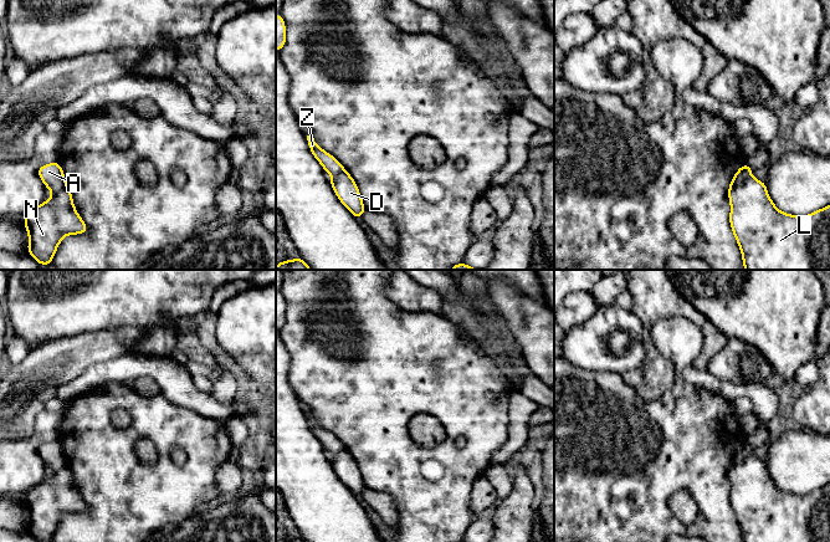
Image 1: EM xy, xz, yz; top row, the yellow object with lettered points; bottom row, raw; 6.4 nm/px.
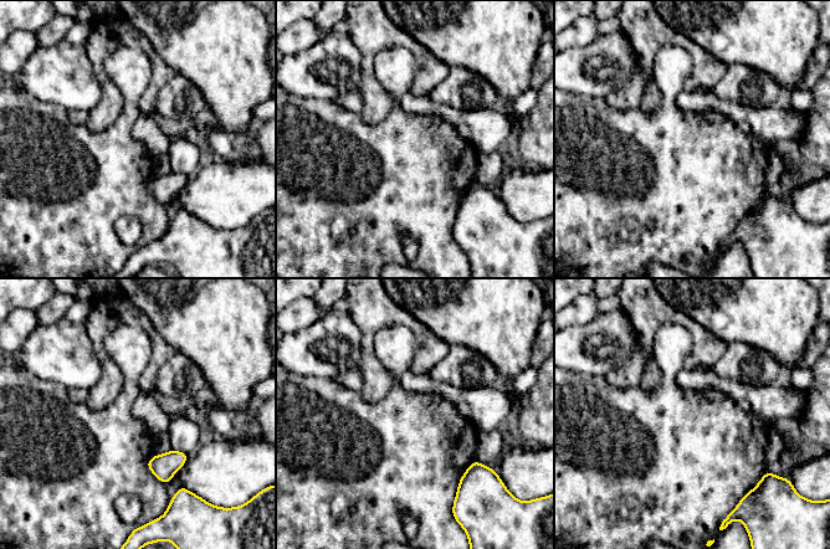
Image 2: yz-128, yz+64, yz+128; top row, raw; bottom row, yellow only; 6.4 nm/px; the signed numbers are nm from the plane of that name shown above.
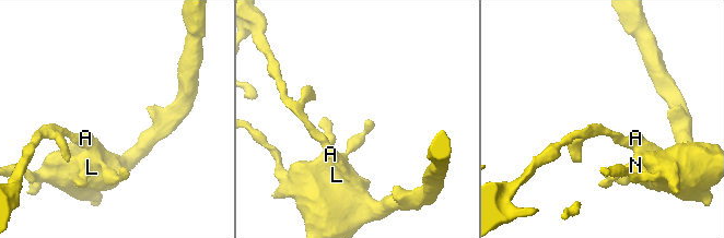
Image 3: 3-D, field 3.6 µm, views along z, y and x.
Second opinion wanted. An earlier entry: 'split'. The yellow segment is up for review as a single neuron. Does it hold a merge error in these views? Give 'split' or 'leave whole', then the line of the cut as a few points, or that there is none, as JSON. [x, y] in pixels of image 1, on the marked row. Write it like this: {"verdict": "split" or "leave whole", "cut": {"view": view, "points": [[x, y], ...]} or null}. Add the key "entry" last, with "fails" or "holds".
{"verdict": "split", "cut": {"view": "yz", "points": [[749, 173], [729, 192]]}, "entry": "holds"}

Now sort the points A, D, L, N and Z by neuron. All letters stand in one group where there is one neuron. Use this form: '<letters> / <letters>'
A Z / D L N

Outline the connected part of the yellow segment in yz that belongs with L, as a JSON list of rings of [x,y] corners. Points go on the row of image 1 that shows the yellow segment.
[[[750,174],[729,191],[728,200],[744,270],[830,270],[830,205],[808,216],[782,213],[768,195],[767,184]]]

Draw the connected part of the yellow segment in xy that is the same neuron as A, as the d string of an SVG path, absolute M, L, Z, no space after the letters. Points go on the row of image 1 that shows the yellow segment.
M58 162L43 164L37 169L37 173L46 189L50 189L52 194L67 186L62 167Z

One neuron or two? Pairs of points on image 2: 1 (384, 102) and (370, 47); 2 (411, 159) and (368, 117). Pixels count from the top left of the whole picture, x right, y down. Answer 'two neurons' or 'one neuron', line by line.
1: one neuron
2: two neurons

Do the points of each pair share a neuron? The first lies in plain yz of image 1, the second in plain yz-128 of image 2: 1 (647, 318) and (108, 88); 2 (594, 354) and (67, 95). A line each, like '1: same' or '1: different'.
1: same
2: same

